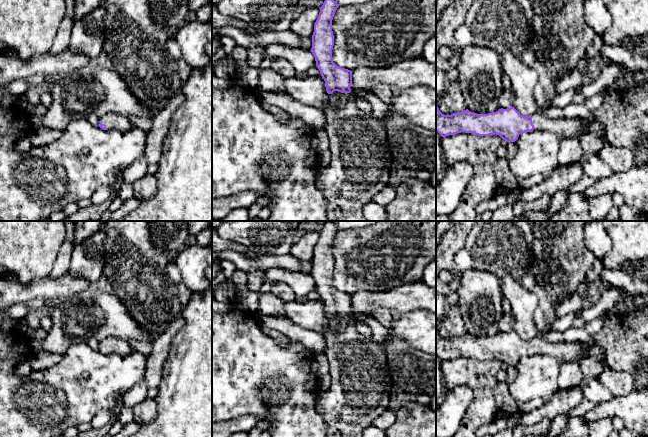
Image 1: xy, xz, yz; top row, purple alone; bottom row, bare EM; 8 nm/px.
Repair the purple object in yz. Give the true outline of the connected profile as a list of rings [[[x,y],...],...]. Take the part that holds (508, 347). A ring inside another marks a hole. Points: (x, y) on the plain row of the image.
[[[436,329],[436,355],[442,361],[461,356],[472,357],[478,360],[496,358],[507,366],[515,366],[522,357],[531,356],[533,354],[548,354],[557,358],[559,362],[566,361],[580,363],[583,360],[583,352],[586,351],[589,356],[590,347],[590,343],[581,341],[551,343],[543,339],[541,336],[537,336],[532,340],[524,340],[512,330],[507,333],[501,332],[496,336],[488,338],[477,338],[466,333],[451,339],[444,339],[440,336],[438,330]]]

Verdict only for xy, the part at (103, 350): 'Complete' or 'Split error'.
Split error

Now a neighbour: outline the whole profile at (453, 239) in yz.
[[[450,221],[450,227],[436,245],[436,276],[442,270],[454,268],[454,258],[464,247],[466,236],[476,221]]]

